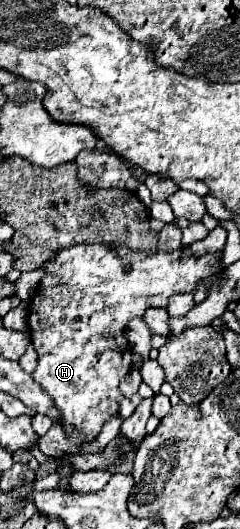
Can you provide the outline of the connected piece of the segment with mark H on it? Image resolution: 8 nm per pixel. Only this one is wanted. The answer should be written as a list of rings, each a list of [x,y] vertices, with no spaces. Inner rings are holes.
[[[81,244],[59,250],[57,256],[45,262],[47,274],[41,278],[31,304],[29,304],[29,332],[37,352],[37,368],[33,380],[53,398],[55,408],[61,412],[61,426],[77,446],[89,444],[97,438],[103,424],[119,416],[123,394],[119,392],[121,378],[131,370],[131,350],[123,336],[129,320],[141,316],[147,308],[165,308],[169,296],[191,292],[199,280],[217,280],[219,254],[201,258],[181,258],[181,252],[155,252],[153,256],[141,252],[117,250],[105,244]]]

